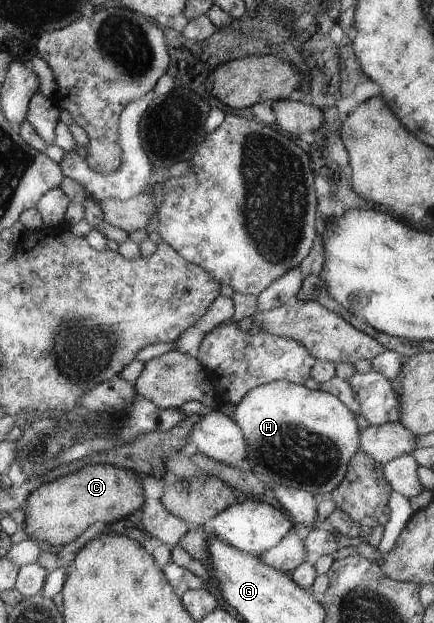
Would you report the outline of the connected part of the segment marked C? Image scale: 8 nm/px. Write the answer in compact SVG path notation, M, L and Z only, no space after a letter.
M95 464L84 466L74 473L42 484L26 499L28 509L23 529L29 539L34 540L42 550L46 550L48 547L56 550L62 545L76 541L88 529L88 526L99 528L106 523L112 524L120 520L130 523L130 515L141 510L146 501L144 500L144 489L140 483L143 477L144 475L130 470L107 466L106 464Z

